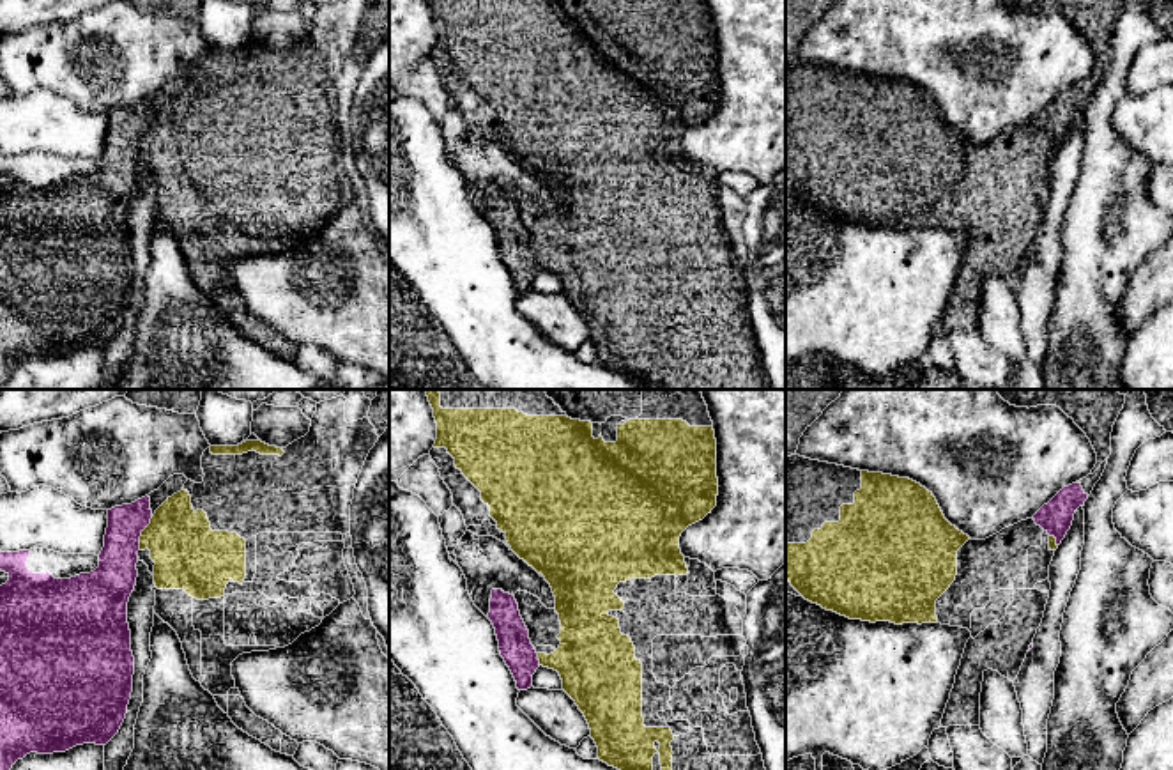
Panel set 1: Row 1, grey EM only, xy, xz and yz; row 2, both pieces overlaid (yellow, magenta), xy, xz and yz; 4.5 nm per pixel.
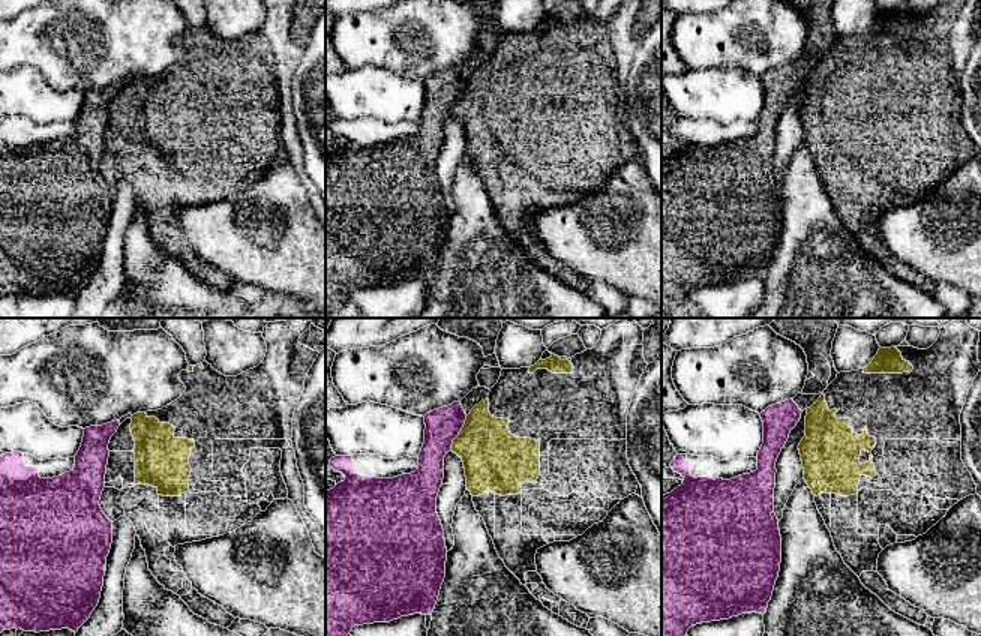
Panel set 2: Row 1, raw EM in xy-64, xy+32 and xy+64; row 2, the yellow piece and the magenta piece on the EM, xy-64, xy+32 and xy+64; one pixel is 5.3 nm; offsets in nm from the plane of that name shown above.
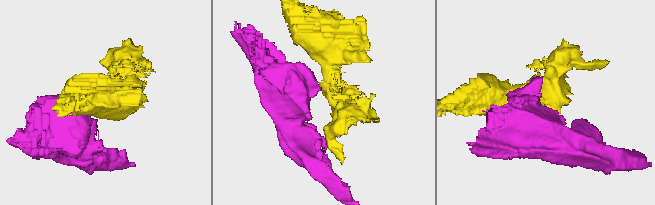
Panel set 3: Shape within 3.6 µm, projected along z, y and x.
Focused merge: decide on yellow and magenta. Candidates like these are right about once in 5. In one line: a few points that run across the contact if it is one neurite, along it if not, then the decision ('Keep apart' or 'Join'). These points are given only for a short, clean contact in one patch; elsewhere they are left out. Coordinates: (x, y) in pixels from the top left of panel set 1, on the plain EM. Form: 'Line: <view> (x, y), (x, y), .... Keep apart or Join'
Line: xy (153, 121), (142, 135), (138, 153). Keep apart

